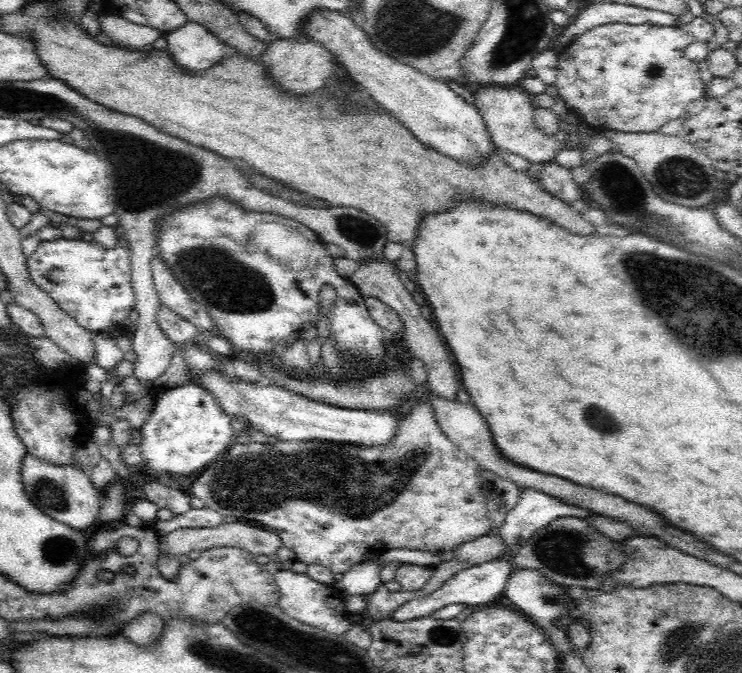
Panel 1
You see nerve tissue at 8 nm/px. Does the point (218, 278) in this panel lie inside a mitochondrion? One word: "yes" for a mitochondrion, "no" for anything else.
yes

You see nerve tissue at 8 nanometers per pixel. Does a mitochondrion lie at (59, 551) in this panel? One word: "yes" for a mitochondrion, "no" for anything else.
yes

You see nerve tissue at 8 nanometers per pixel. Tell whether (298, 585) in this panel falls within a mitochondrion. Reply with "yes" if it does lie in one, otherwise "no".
no

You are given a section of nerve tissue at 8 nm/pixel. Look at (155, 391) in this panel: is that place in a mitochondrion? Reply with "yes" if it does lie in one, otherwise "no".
no

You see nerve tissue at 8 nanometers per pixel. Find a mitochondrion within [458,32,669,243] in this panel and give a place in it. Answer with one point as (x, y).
(605, 170)

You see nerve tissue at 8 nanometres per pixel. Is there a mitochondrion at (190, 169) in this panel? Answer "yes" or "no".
yes

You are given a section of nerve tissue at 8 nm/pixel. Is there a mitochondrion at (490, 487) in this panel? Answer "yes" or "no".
no

